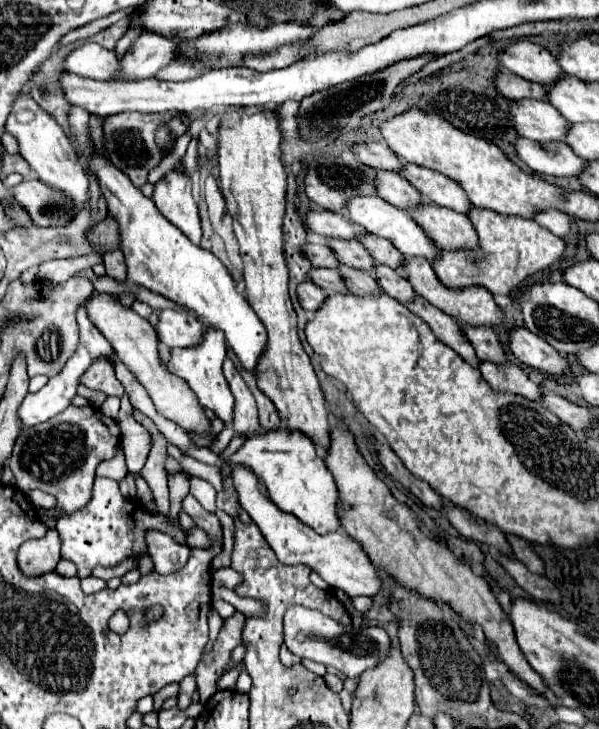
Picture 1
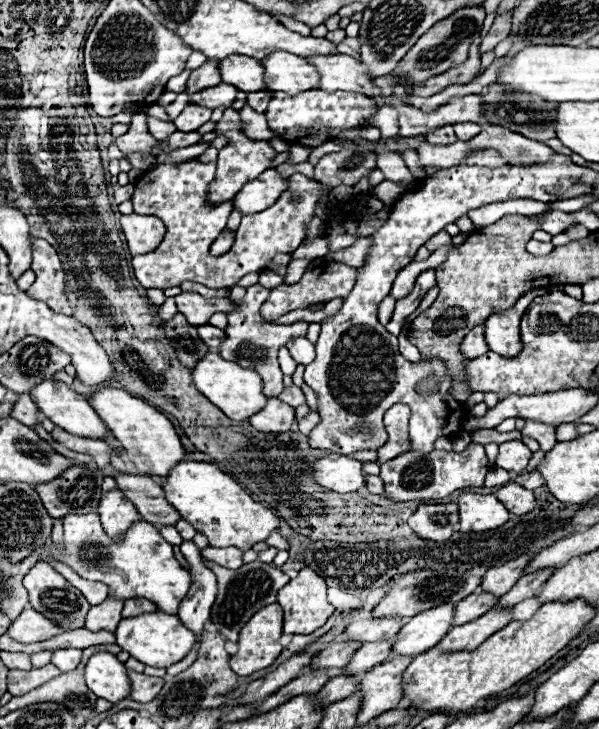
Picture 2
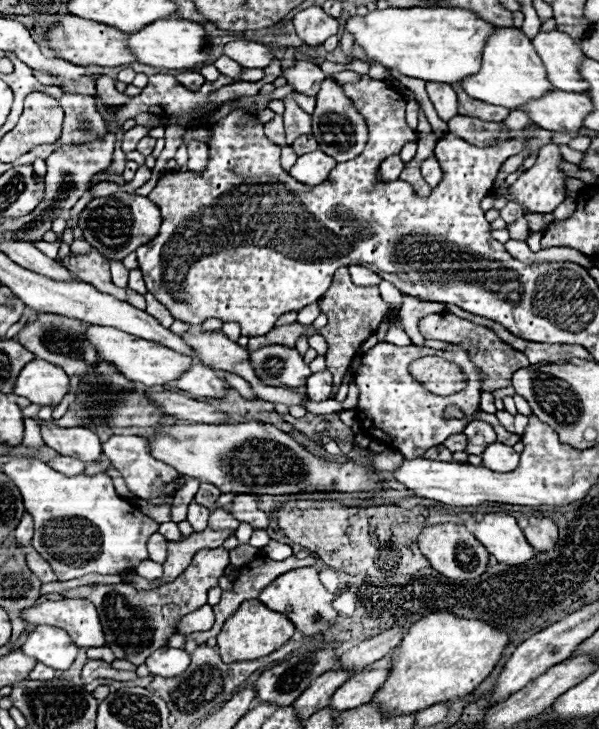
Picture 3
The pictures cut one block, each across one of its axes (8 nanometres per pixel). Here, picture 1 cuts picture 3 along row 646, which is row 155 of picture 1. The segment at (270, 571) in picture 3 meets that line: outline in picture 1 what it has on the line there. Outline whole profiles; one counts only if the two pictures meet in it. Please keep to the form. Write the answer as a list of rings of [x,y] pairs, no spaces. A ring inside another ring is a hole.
[[[192,140],[192,142],[190,142],[190,146],[188,146],[188,150],[186,150],[186,156],[182,158],[182,166],[186,168],[186,172],[188,172],[188,174],[190,174],[190,172],[192,172],[192,168],[198,164],[198,162],[196,162],[196,144],[198,144],[198,142],[196,142],[196,140]]]

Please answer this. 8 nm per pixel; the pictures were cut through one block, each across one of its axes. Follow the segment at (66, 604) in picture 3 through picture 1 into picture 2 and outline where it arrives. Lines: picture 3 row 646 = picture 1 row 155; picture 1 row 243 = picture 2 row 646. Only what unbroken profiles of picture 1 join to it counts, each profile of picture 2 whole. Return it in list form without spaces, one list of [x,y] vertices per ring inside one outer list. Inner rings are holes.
[[[160,610],[152,614],[122,618],[116,628],[116,644],[122,646],[122,650],[130,652],[132,658],[154,668],[166,668],[180,662],[194,646],[194,642],[196,642],[196,636],[184,624],[178,622],[176,614],[166,614]]]

